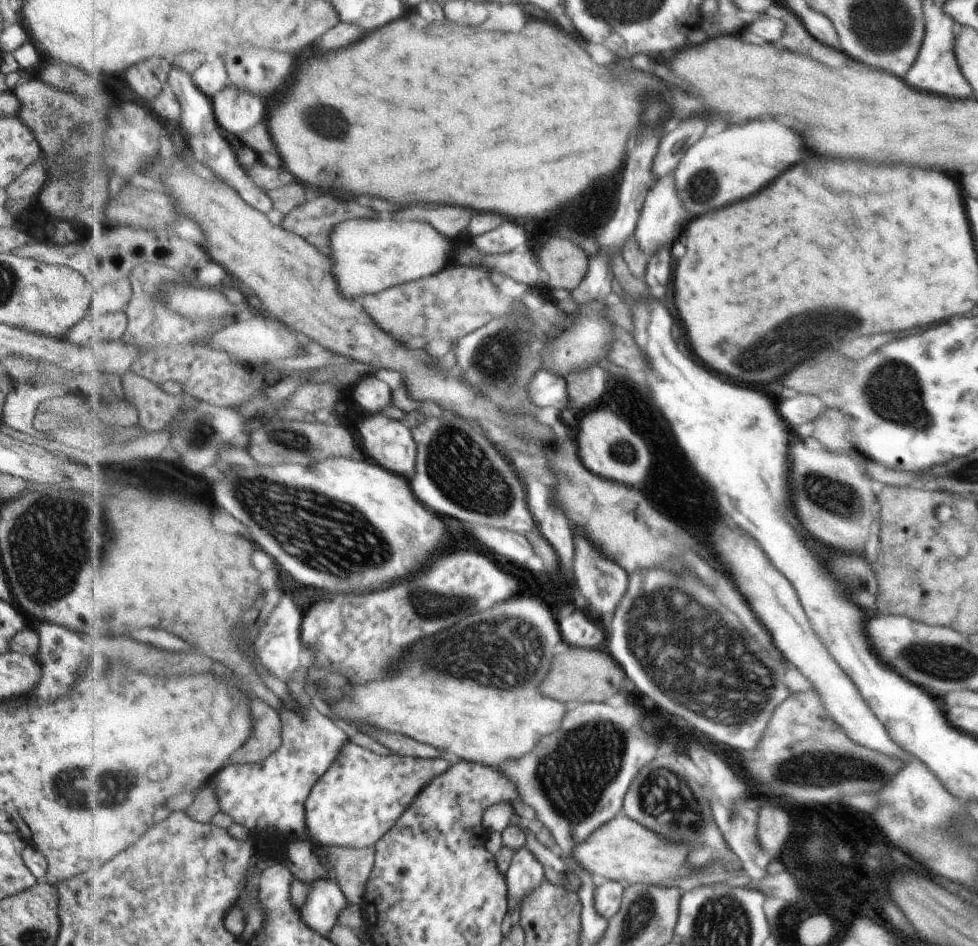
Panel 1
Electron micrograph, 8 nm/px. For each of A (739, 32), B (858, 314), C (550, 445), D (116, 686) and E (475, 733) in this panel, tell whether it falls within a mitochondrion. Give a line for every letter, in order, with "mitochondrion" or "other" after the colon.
A: other
B: mitochondrion
C: mitochondrion
D: mitochondrion
E: other

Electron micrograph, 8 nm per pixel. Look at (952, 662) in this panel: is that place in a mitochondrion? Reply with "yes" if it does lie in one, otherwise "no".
yes

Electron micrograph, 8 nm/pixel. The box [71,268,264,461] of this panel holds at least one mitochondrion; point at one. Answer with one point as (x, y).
(198, 431)

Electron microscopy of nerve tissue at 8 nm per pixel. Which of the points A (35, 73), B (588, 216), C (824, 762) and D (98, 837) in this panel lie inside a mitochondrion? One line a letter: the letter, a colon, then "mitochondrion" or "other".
A: other
B: other
C: mitochondrion
D: other

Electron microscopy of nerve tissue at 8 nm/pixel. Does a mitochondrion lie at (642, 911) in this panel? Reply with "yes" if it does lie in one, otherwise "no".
yes

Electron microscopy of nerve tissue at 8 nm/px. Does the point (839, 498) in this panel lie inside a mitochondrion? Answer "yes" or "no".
yes

